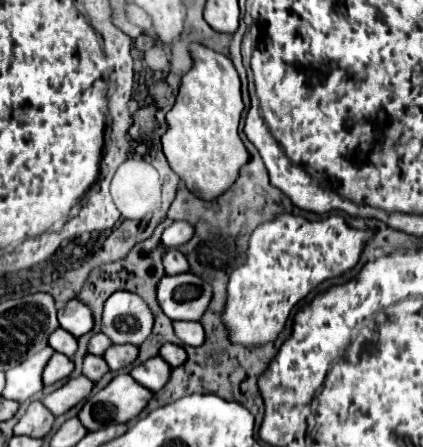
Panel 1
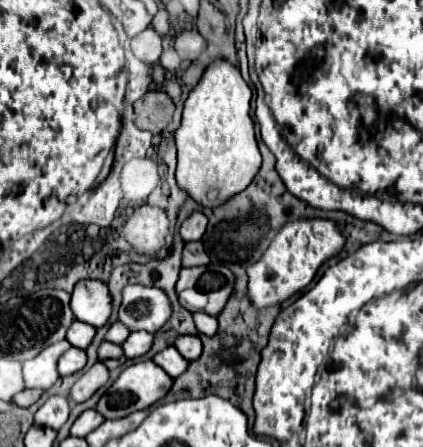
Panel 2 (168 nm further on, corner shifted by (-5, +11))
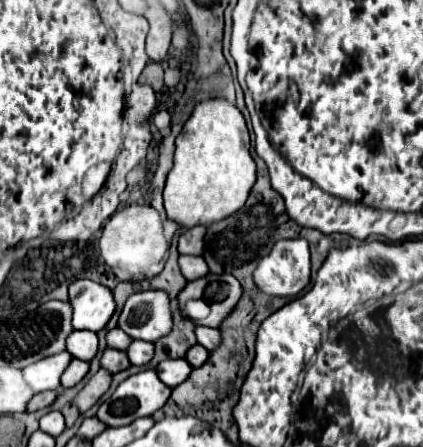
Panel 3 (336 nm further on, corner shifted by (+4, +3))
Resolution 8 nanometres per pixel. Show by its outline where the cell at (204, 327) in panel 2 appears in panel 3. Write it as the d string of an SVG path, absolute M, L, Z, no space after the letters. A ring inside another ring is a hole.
M196 327L196 337L198 337L198 343L208 351L214 351L220 345L220 329Z

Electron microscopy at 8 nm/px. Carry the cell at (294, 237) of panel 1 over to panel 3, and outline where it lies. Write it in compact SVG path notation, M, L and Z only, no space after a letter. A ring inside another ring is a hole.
M306 239L278 241L256 271L256 285L278 297L294 297L310 283L310 251Z

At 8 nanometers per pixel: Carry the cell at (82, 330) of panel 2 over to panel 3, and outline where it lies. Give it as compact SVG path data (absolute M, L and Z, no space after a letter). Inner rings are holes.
M72 331L68 337L68 351L76 359L92 361L98 353L98 337L94 331Z

